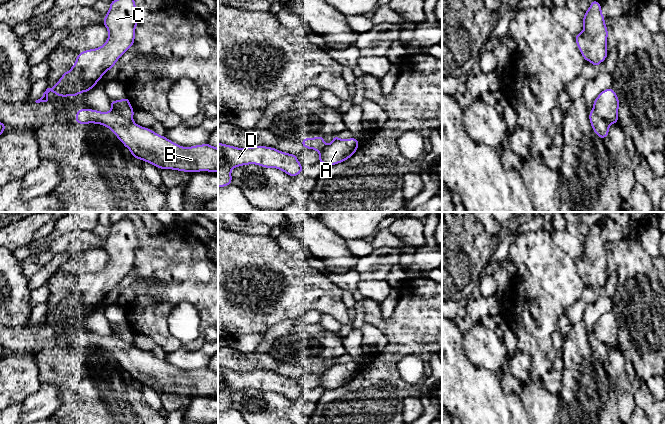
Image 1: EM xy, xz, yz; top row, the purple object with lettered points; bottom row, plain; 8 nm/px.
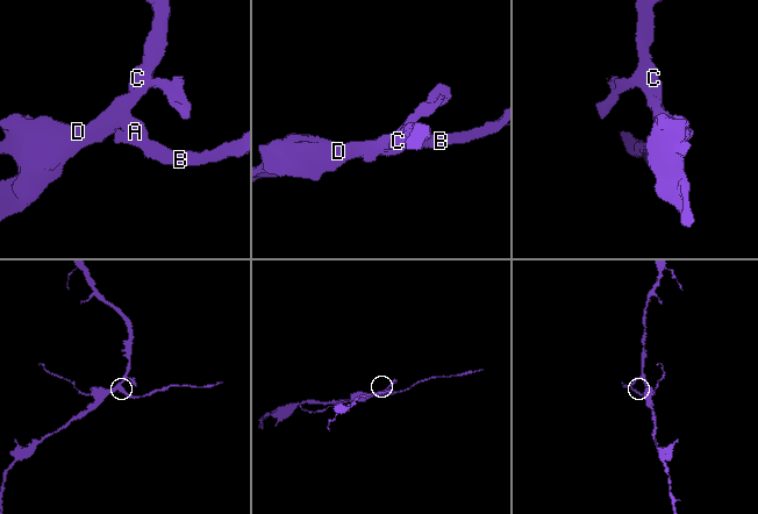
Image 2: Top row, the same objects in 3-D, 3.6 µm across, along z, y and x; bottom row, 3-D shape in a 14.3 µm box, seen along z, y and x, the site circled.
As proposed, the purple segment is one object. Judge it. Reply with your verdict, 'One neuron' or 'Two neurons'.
Two neurons

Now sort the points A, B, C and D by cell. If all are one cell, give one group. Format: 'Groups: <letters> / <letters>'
Groups: A C D / B

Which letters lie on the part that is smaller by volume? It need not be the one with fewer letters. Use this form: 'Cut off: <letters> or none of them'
Cut off: B

